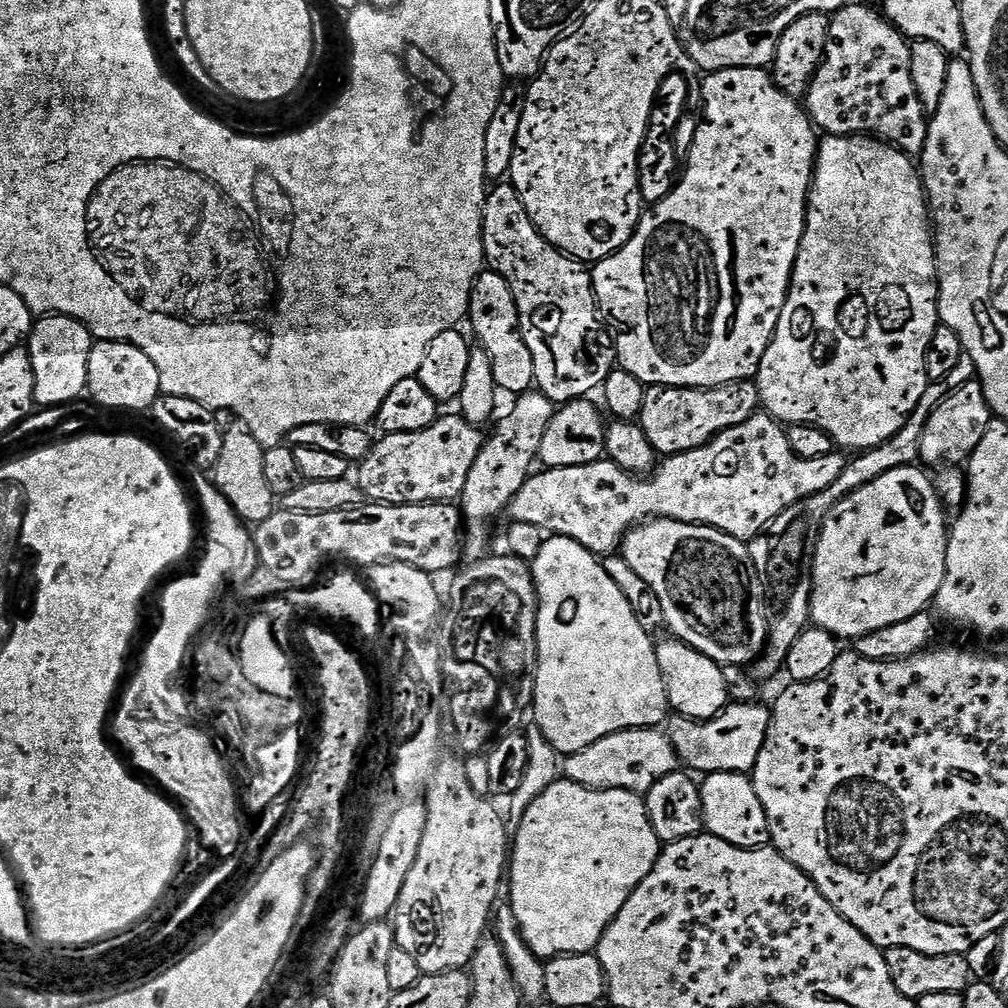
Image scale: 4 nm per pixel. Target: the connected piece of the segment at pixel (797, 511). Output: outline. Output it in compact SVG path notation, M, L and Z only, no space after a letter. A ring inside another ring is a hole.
M964 355L957 368L946 374L946 378L933 380L928 385L926 394L918 398L918 406L906 418L902 430L894 434L882 446L861 452L855 458L849 459L844 465L842 474L834 486L814 494L810 498L802 498L802 502L794 502L768 529L761 532L748 544L748 552L752 555L752 567L755 575L764 580L772 580L770 588L770 608L774 615L768 626L768 642L762 655L751 665L750 672L757 681L765 682L777 671L783 669L786 658L790 654L790 646L798 642L798 634L809 627L812 611L812 556L816 553L816 543L824 526L824 519L834 510L840 500L844 500L852 492L857 492L864 484L874 482L874 478L882 478L890 470L913 467L920 460L922 434L926 430L928 416L954 390L958 390L968 380L976 376L976 367L968 355Z

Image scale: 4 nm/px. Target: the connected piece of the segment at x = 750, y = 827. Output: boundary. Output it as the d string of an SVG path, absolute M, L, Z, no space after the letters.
M710 772L700 784L702 814L707 835L722 838L739 848L763 848L769 843L766 810L754 790L751 775L742 772Z

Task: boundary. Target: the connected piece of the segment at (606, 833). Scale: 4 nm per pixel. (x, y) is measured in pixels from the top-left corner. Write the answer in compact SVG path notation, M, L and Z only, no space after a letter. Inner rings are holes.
M559 778L548 789L539 794L534 802L530 804L529 809L522 818L518 832L510 844L510 884L512 880L512 897L510 903L514 910L514 918L518 918L518 926L522 930L522 936L526 938L526 944L534 954L545 962L553 960L556 956L573 956L574 954L586 954L587 952L595 953L597 946L600 944L602 934L618 918L618 910L626 906L630 894L654 870L654 862L658 862L660 849L662 845L658 834L654 834L654 826L648 817L648 806L645 797L638 792L622 790L621 788L587 788L578 786L578 782L570 782Z

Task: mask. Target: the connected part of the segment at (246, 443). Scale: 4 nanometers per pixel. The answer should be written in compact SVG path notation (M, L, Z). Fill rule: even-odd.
M235 427L223 429L222 454L218 454L218 462L216 467L211 469L210 476L216 489L228 499L236 515L244 521L245 525L255 526L266 522L266 518L270 518L272 513L277 511L278 500L273 496L264 477L262 458L265 449L258 442L258 438L250 434L248 428Z

